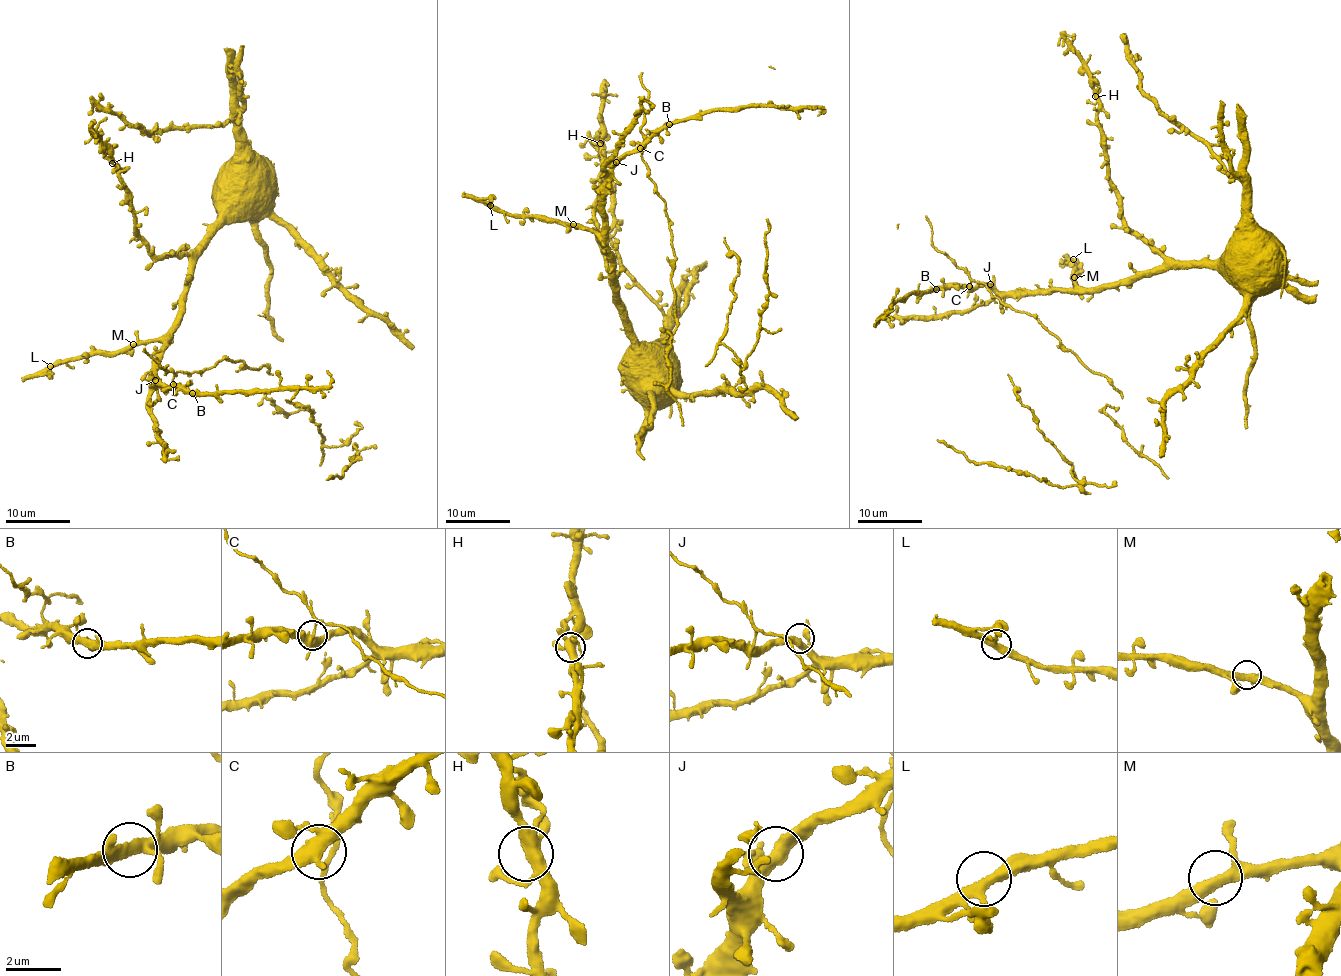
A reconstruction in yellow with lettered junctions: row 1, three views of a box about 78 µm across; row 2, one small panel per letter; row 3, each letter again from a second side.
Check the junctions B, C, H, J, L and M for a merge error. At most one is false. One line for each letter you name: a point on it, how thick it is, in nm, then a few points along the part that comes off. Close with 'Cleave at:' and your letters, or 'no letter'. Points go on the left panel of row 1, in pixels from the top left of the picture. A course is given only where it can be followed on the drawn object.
C: at (173, 384); 340 nm thick; foreign part runs (173, 384), (177, 371), (199, 373), (214, 366), (223, 357), (259, 369), (263, 364), (272, 375)
Cleave at: C

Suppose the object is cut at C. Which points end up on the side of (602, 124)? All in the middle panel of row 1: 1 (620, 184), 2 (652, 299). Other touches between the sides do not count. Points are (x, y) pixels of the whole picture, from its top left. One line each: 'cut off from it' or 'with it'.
1: with it
2: with it

